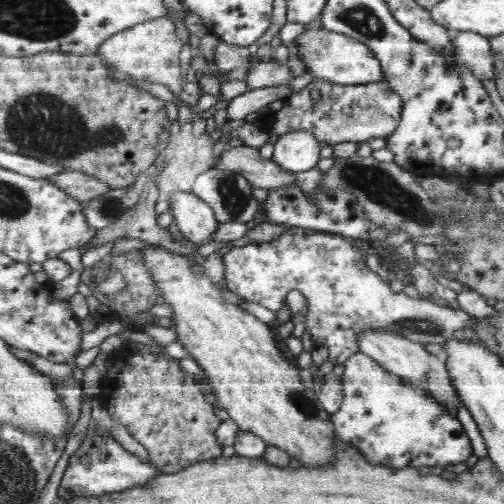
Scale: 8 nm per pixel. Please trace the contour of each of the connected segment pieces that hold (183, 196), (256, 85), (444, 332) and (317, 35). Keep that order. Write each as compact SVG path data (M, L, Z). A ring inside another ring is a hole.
M176 192L170 204L170 212L186 242L201 247L215 240L221 222L207 202L191 192Z
M272 58L268 62L258 63L251 67L244 81L248 90L259 89L267 86L286 85L292 79L292 71L286 63L278 63Z
M289 227L284 230L278 238L275 238L275 240L272 240L271 242L246 244L246 246L242 246L242 248L232 248L226 255L222 256L222 265L224 265L224 278L227 282L227 289L242 298L244 302L254 302L256 304L261 304L263 307L272 311L278 311L284 308L282 302L286 300L286 294L288 294L290 290L299 290L304 295L308 303L308 311L305 314L305 330L309 330L314 346L317 347L318 345L324 345L324 347L328 349L326 360L330 361L334 364L334 366L343 365L349 356L352 356L355 352L360 351L357 346L358 332L362 332L368 327L384 329L384 331L392 331L394 333L398 333L398 335L402 335L403 337L408 337L410 341L426 346L427 344L442 345L446 343L446 340L451 340L459 337L459 335L462 335L462 330L466 330L466 328L472 329L474 324L478 323L478 319L476 317L468 314L468 312L464 312L464 310L462 310L459 306L452 308L432 297L427 299L418 299L417 297L412 298L407 296L402 292L398 293L392 291L392 289L390 289L390 285L384 282L378 273L373 272L370 270L368 265L366 265L366 255L367 254L365 254L364 251L360 251L360 249L353 247L348 237L332 233L311 232L300 227Z
M306 29L302 34L297 36L293 45L295 46L295 52L304 61L306 72L311 72L314 79L320 79L324 81L334 81L338 84L368 84L370 82L378 82L383 80L382 65L380 61L372 53L372 49L367 47L364 43L354 40L349 36L340 34L326 29Z

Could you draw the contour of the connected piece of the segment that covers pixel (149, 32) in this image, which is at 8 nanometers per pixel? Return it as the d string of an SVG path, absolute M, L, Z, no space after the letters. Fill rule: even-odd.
M168 16L154 17L147 21L140 21L130 28L117 32L106 39L98 48L97 55L103 59L106 66L118 71L124 71L136 80L150 81L168 86L176 97L182 96L186 105L194 107L200 96L184 96L182 80L184 75L180 73L180 53L184 42L176 36L176 26Z

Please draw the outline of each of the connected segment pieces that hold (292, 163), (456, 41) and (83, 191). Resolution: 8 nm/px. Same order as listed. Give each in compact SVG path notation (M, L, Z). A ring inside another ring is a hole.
M297 131L278 138L271 158L286 171L299 173L316 168L320 158L320 142L312 133Z
M457 31L453 36L454 53L481 81L494 80L494 65L488 37L472 31Z
M69 169L66 172L56 174L56 176L50 176L46 180L81 203L88 202L111 189L106 183L94 179L92 175L84 175Z

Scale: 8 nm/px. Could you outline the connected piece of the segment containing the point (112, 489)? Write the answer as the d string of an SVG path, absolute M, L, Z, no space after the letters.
M91 425L83 443L68 458L68 466L62 474L58 494L64 500L80 496L116 495L130 488L146 487L150 480L163 474L162 468L152 462L143 462L133 453L128 453L105 427Z

